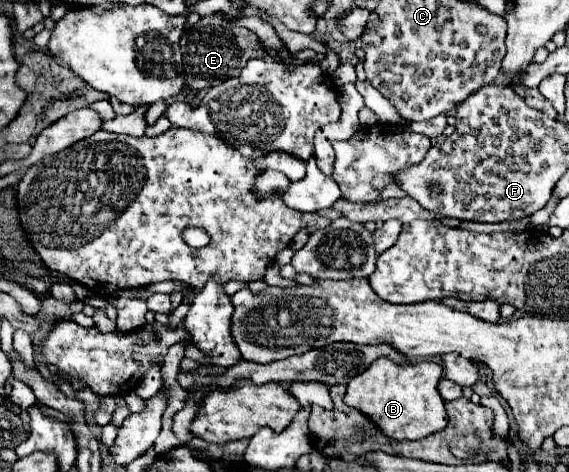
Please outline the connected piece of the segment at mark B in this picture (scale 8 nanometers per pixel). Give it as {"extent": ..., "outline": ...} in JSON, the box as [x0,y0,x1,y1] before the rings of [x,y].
{"extent":[344,357,448,439],"outline":[[[380,357],[364,373],[350,379],[344,401],[366,413],[392,439],[422,439],[448,425],[444,399],[438,391],[440,379],[442,367],[434,361],[400,365],[388,357]]]}

